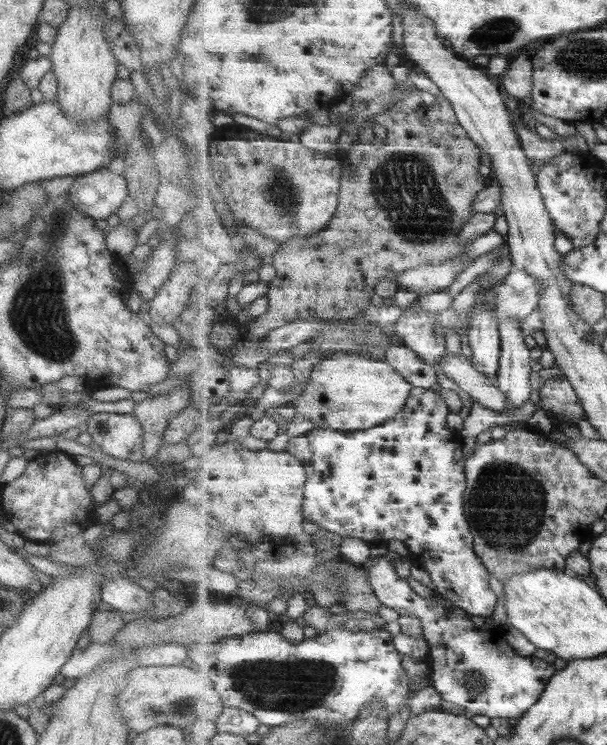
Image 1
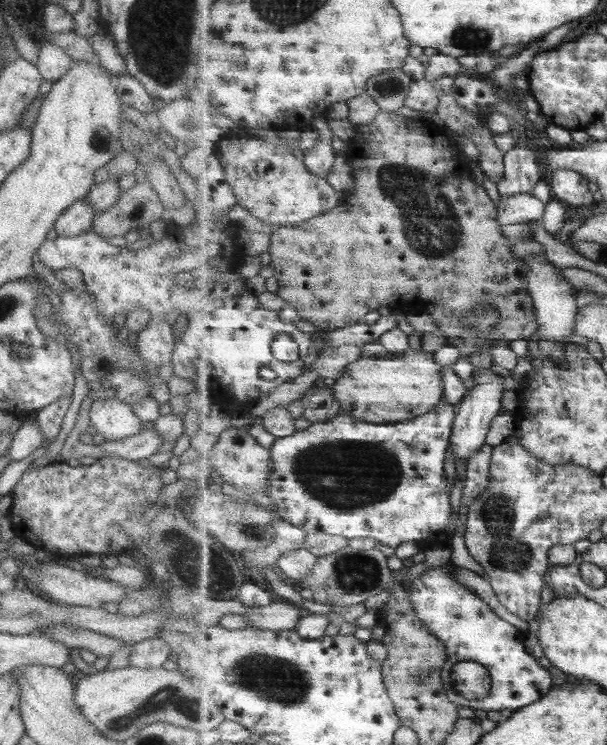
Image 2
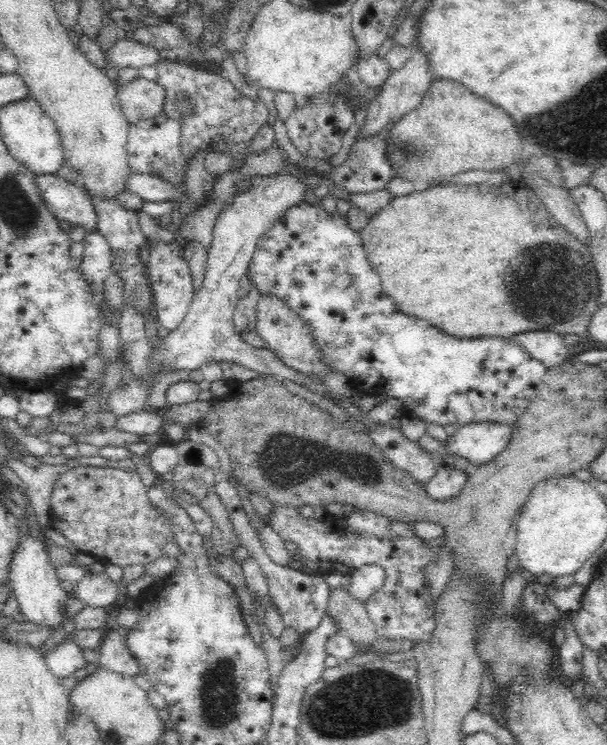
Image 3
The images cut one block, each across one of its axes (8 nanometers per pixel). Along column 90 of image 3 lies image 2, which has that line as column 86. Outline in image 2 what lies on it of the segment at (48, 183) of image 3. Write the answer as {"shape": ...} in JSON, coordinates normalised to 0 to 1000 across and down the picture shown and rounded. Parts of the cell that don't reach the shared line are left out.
{"shape":[[[135,266],[109,279],[89,298],[94,317],[127,317],[150,309],[155,285],[145,271]]]}

